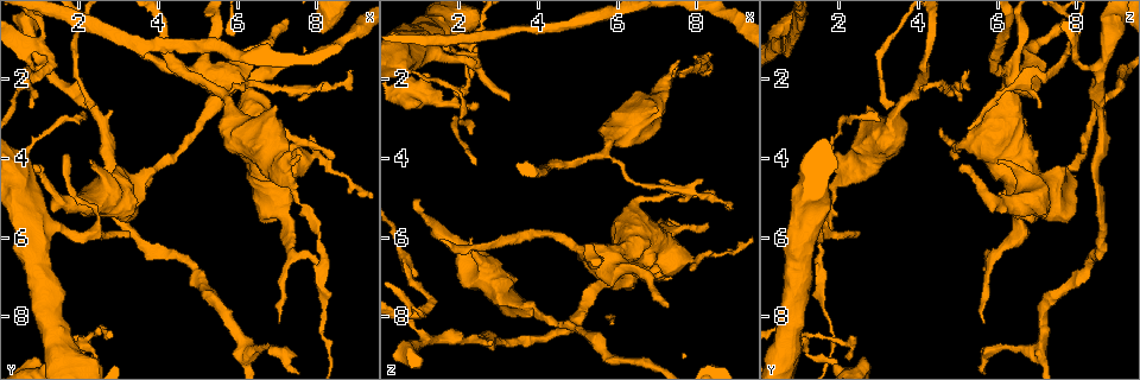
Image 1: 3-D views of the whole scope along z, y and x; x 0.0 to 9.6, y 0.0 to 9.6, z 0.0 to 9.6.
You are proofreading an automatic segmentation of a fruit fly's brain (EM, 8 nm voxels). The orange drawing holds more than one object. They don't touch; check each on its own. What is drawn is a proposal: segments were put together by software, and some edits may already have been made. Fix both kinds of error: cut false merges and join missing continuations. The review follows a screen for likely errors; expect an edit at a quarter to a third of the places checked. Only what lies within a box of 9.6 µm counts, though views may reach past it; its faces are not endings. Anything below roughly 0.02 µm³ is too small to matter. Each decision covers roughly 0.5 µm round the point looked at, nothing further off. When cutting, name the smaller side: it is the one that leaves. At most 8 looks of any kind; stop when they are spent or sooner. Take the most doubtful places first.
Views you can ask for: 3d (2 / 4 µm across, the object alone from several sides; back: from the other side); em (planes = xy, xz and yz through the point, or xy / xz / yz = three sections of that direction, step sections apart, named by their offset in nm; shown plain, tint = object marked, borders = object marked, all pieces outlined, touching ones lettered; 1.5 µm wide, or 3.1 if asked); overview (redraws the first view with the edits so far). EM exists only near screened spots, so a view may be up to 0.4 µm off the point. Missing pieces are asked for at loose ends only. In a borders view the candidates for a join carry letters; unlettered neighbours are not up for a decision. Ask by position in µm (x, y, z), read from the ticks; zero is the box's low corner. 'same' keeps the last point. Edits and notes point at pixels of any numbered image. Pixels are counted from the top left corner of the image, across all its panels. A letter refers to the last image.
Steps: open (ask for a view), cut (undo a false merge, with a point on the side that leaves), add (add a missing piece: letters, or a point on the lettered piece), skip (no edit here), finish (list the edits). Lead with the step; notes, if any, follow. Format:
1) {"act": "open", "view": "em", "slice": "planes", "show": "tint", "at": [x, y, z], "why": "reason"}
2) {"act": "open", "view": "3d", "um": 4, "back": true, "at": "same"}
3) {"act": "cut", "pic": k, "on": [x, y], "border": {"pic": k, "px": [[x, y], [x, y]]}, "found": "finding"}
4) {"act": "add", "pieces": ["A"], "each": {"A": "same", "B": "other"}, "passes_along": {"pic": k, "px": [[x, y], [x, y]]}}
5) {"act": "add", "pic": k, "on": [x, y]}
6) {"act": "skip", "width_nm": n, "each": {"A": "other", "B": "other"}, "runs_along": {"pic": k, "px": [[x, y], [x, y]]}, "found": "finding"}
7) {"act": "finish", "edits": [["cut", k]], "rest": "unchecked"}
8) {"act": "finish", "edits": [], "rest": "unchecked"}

{"act": "open", "view": "em", "slice": "planes", "show": "borders", "at": [3.30, 5.85, 2.55], "why": "tapers out"}

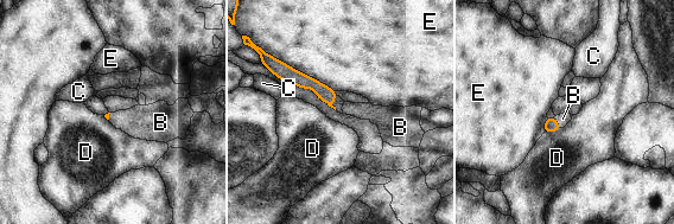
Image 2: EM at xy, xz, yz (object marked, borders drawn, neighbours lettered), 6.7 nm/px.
{"act": "add", "pic": 2, "on": [563, 119], "each": {"B": "same", "C": "other", "D": "other", "E": "other"}, "passes_along": {"pic": 2, "px": [[551, 125], [555, 121], [563, 119]]}, "found": "it goes on there"}

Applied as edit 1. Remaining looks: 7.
{"act": "open", "view": "em", "slice": "planes", "show": "borders", "at": [0.90, 4.15, 5.10]}

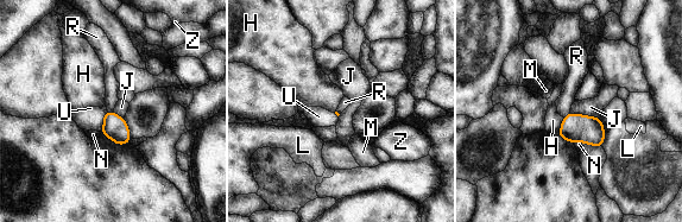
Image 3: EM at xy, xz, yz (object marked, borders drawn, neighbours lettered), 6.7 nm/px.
{"act": "skip", "longest_contact_nm": ["J", 220], "each": {"H": "other", "J": "other", "L": "other", "M": "other", "N": "other", "R": "other", "U": "other", "Z": "other"}, "found": "no lettered piece goes on from it"}

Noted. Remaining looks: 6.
{"act": "open", "view": "em", "slice": "planes", "show": "borders", "at": [7.65, 3.90, 6.50], "why": "calibre changes"}

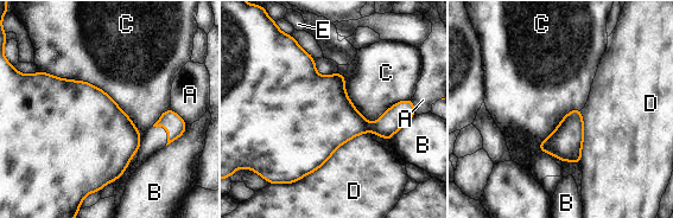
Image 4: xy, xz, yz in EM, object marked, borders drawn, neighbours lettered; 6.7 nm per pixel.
{"act": "cut", "pic": 4, "on": [399, 114], "longest_contact_nm": ["C", 800], "each": {"A": "other", "B": "other", "C": "other", "D": "other", "E": "other"}, "border": {"pic": 4, "px": [[370, 124], [372, 130]]}, "found": "two cells meet here"}

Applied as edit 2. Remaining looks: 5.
{"act": "finish", "edits": [["add", 2], ["cut", 4]], "rest": "unchecked"}

